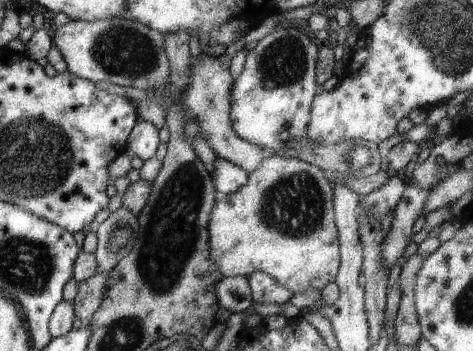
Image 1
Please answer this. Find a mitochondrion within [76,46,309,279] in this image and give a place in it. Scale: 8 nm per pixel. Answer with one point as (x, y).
(125, 233)

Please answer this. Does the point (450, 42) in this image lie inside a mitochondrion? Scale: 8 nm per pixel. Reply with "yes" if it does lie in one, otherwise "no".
yes

